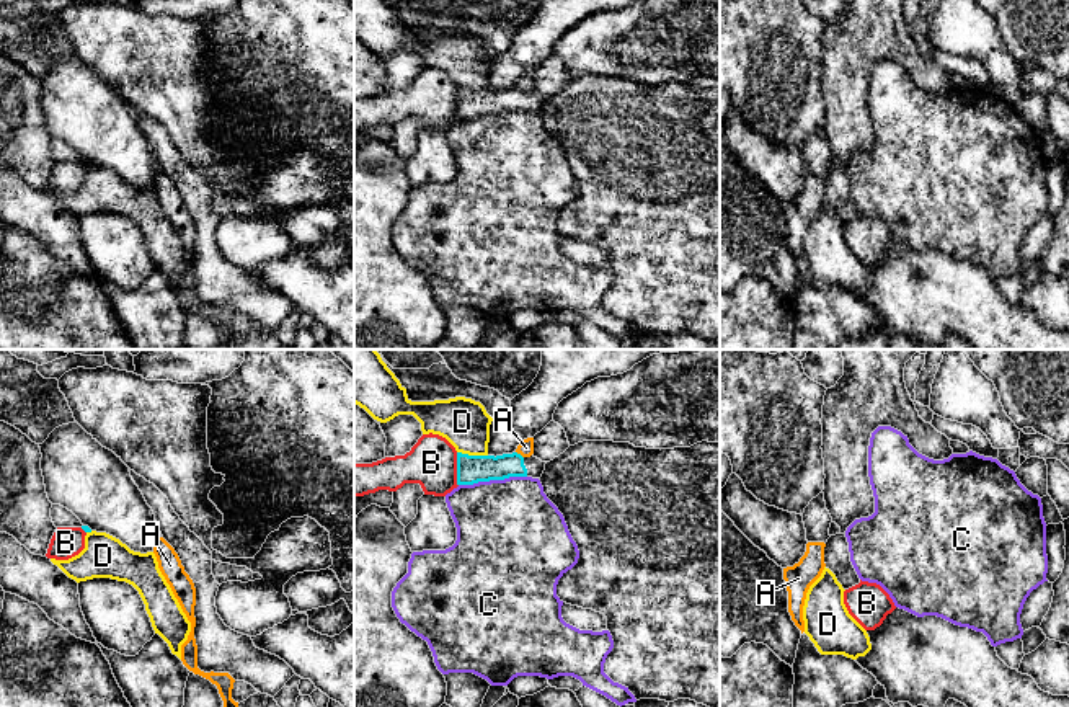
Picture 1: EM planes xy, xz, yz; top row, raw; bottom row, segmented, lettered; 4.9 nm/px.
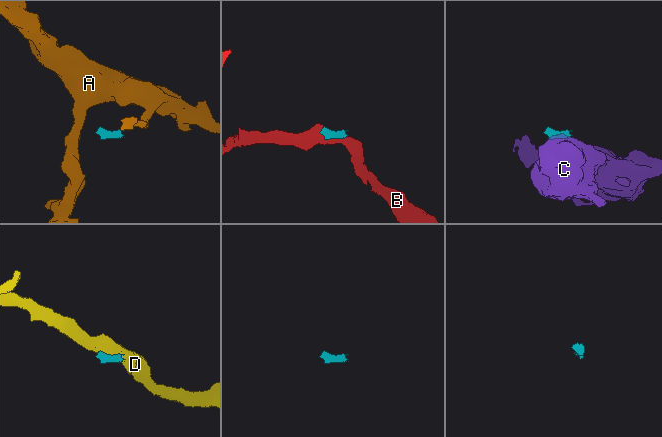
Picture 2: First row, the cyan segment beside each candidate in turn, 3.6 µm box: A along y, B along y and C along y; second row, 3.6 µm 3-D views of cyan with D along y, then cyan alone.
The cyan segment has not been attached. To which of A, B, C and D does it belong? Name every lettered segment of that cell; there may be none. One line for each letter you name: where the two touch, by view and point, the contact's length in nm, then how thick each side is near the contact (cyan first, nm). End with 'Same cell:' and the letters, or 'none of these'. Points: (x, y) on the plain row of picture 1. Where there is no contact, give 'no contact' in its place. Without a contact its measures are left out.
Same cell: none of these

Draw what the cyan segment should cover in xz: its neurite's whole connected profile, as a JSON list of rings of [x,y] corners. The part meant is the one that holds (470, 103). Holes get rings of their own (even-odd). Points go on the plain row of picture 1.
[[[457,87],[457,119],[473,119],[478,116],[504,114],[509,111],[540,113],[545,98],[530,90],[517,87],[503,90],[468,90]]]

